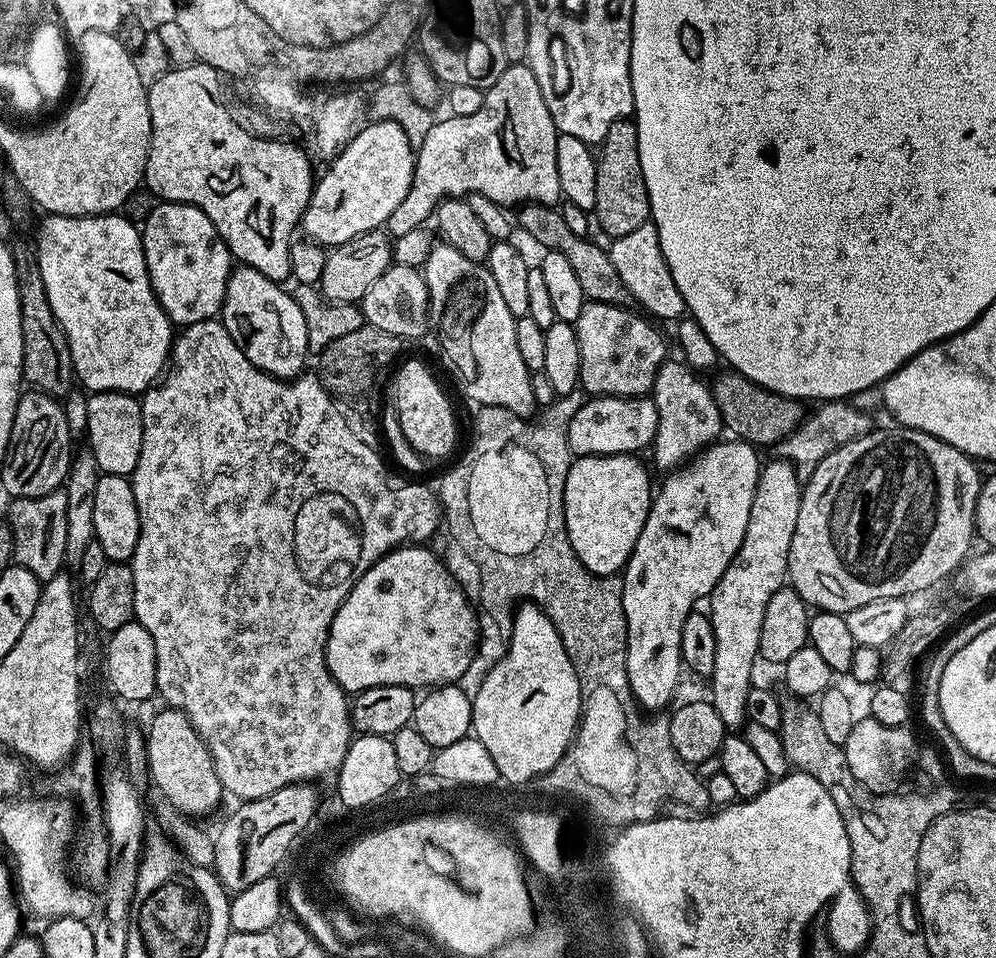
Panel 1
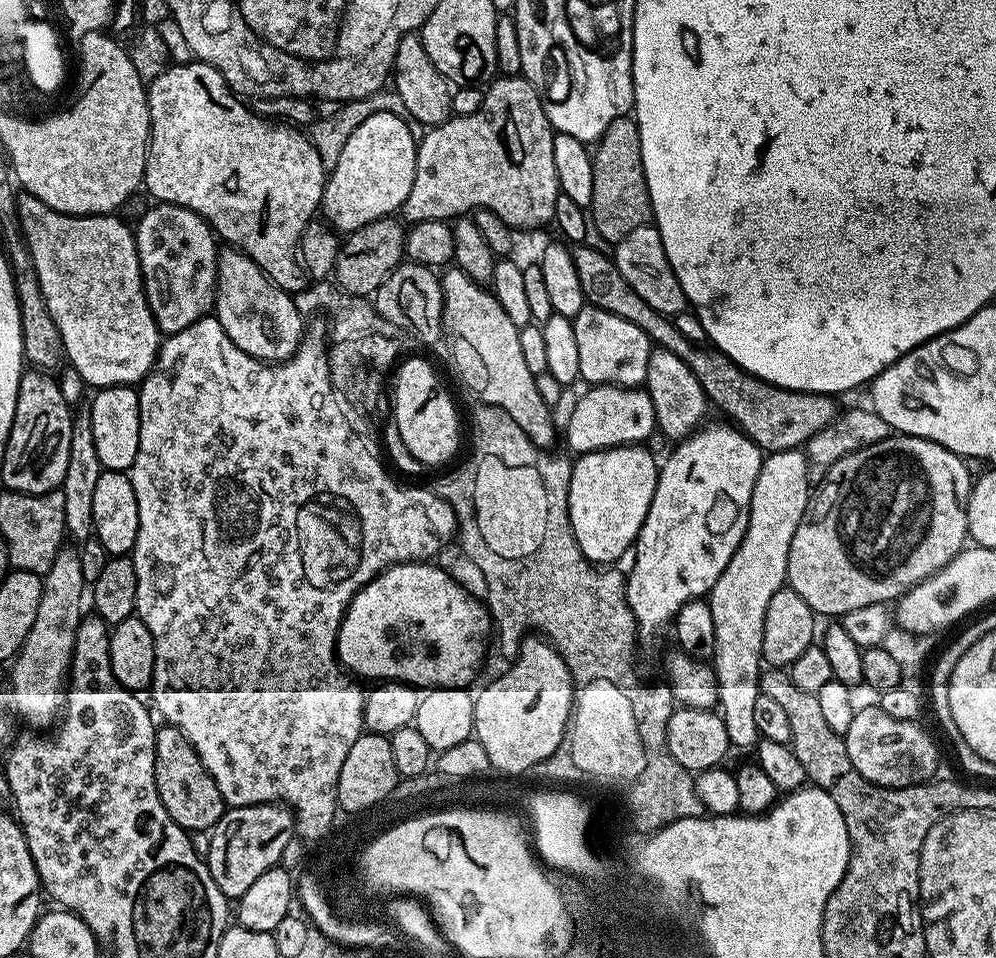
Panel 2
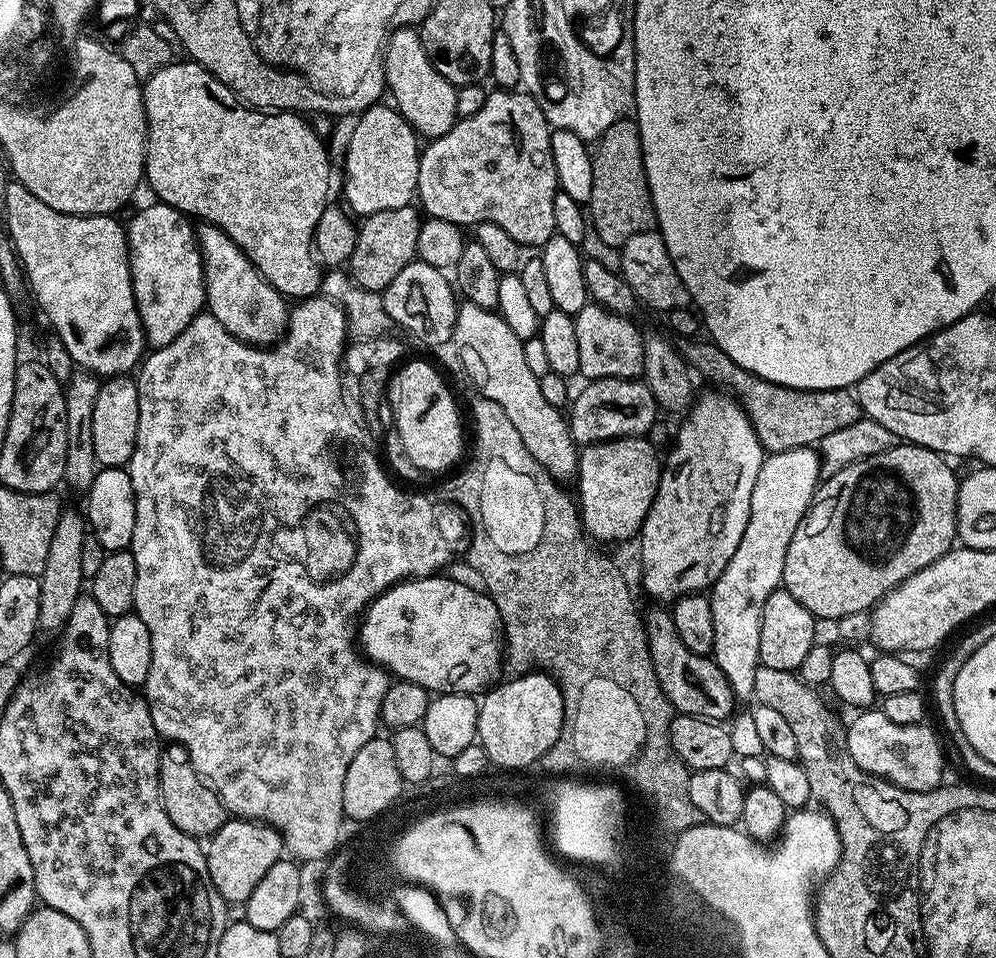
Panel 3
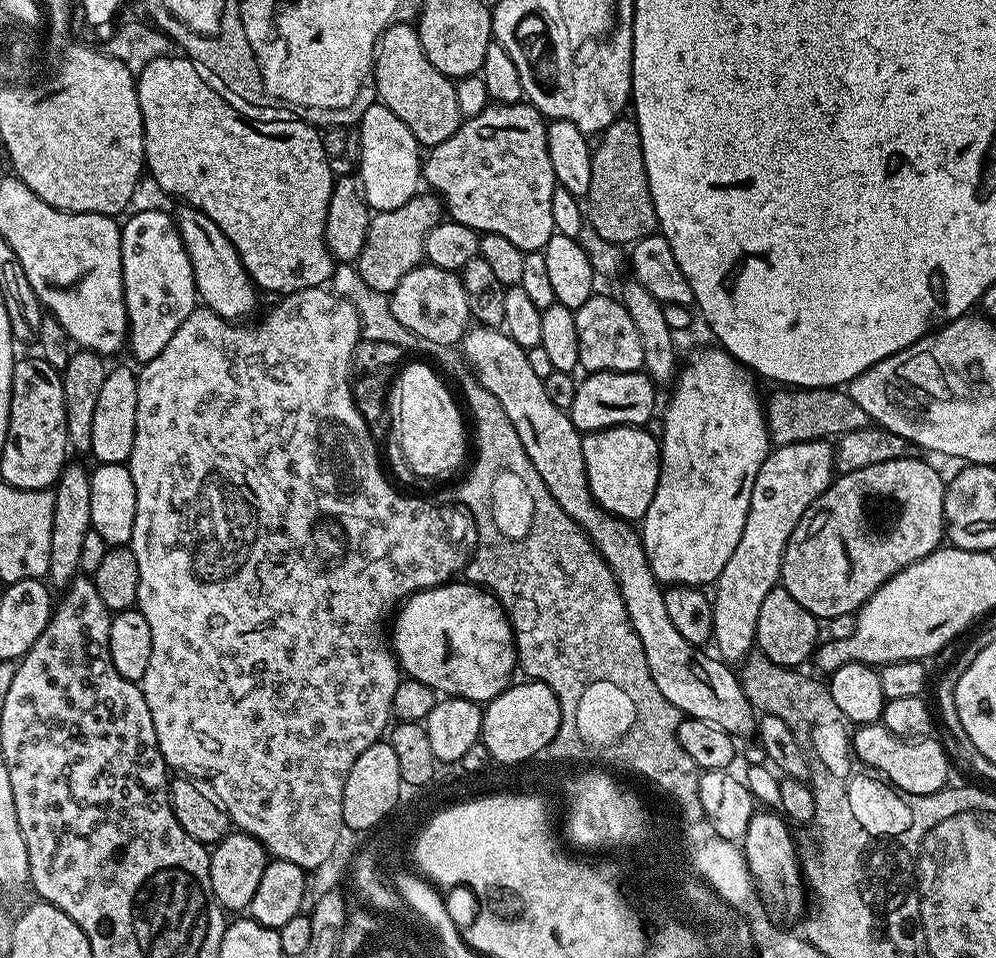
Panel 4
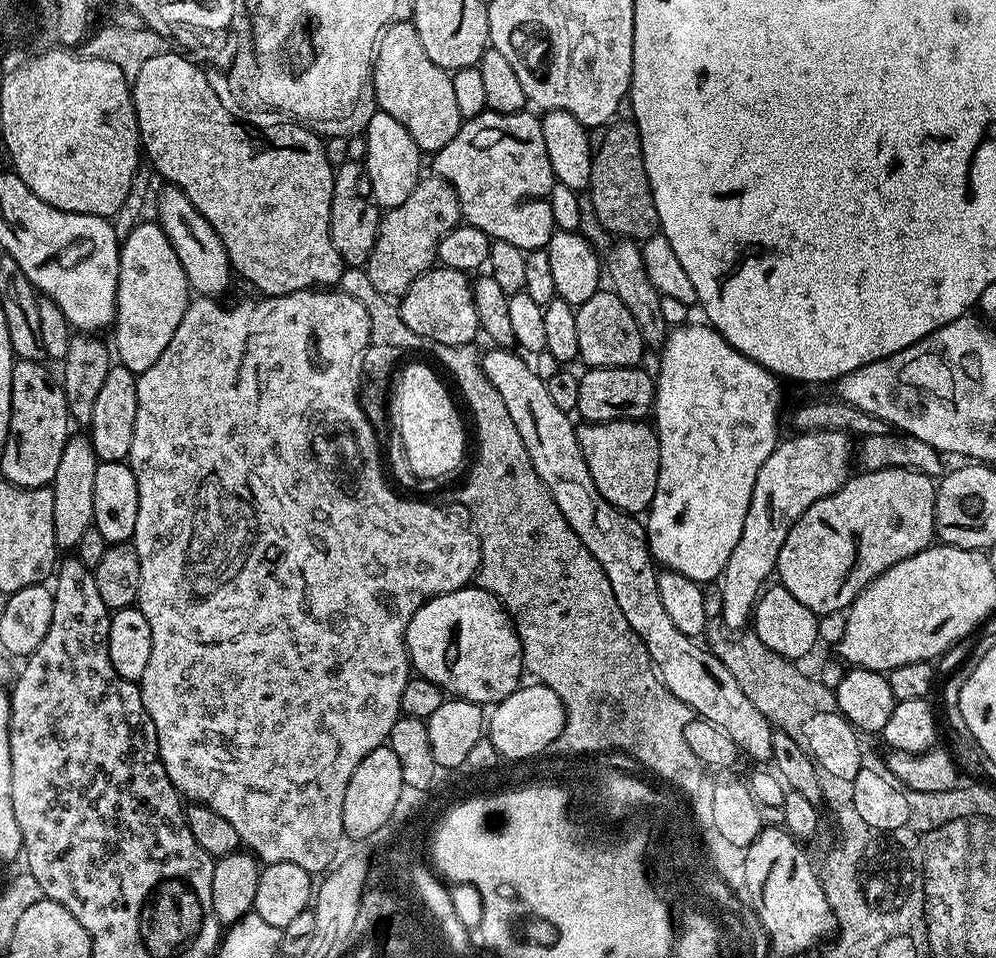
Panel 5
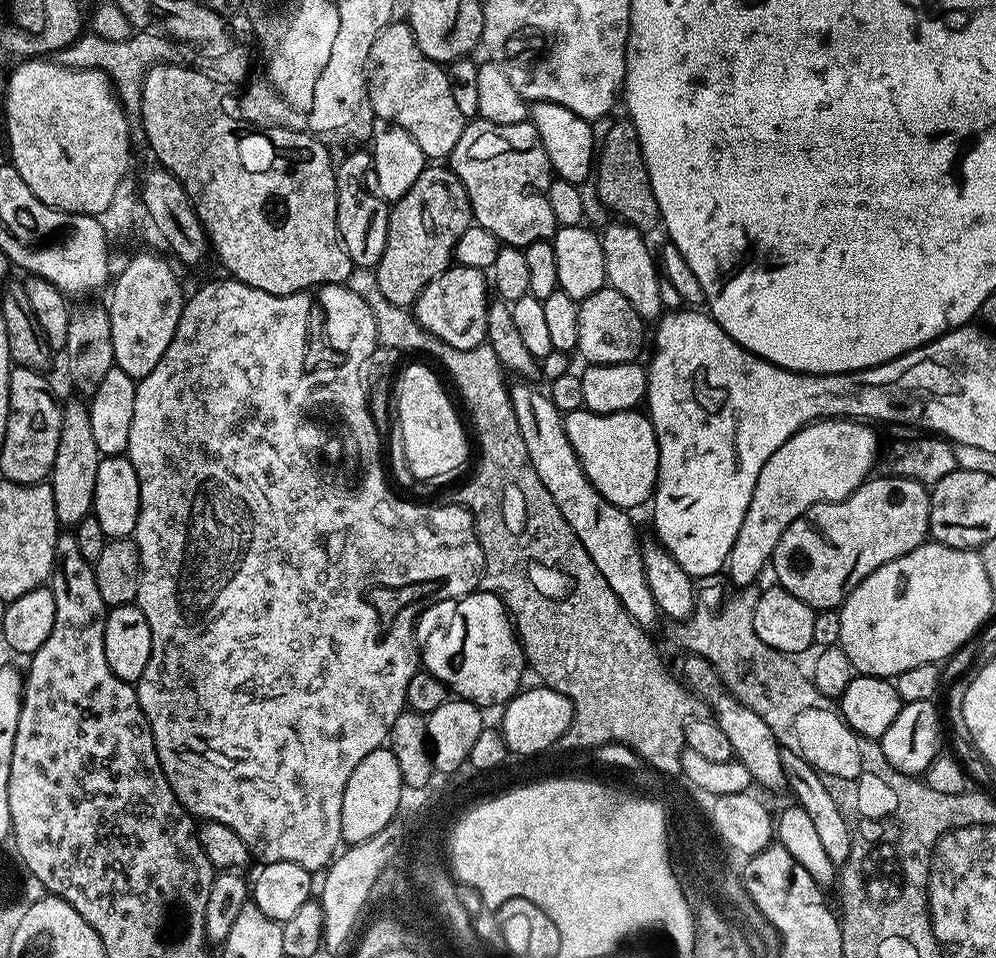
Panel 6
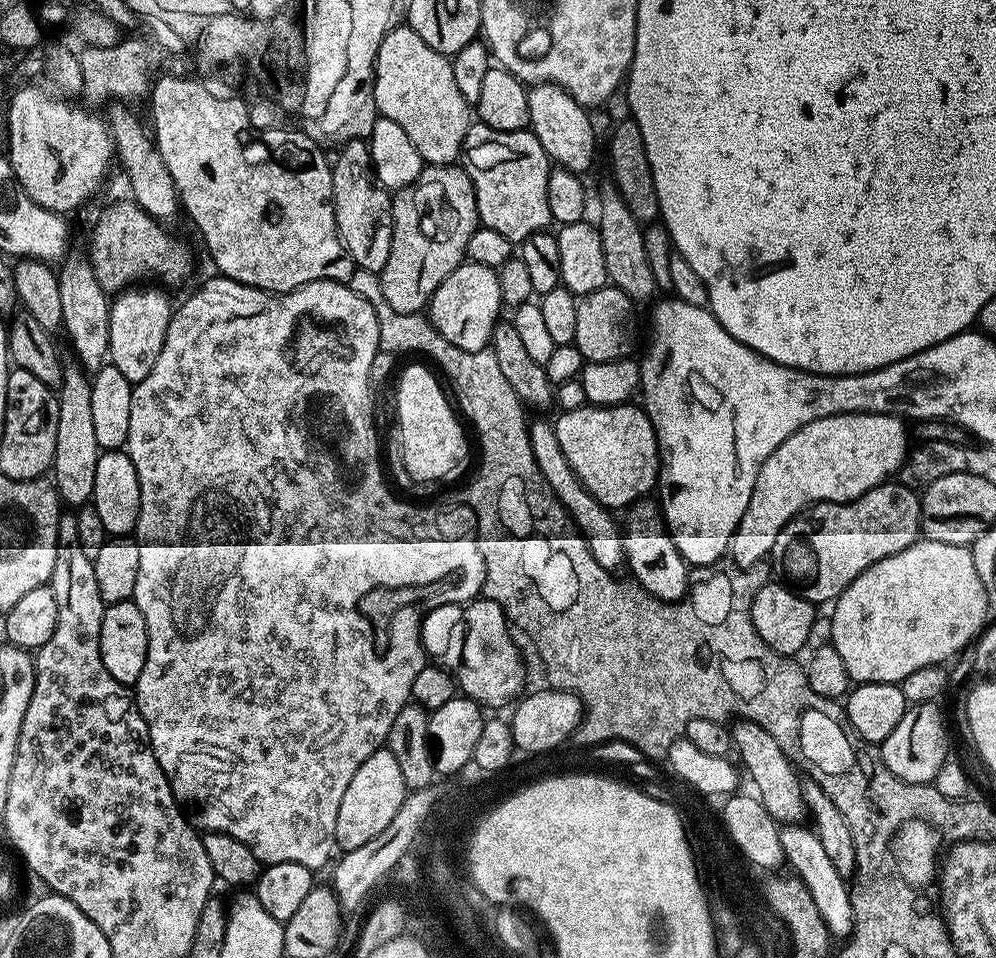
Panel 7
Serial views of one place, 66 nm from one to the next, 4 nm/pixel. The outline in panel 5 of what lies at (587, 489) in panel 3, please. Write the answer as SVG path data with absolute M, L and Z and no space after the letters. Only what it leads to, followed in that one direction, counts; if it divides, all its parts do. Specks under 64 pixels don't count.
M611 420L601 424L584 422L577 427L576 437L578 446L582 446L582 458L586 458L586 466L590 466L590 478L594 478L594 486L598 486L598 494L602 494L606 502L633 514L643 513L652 505L654 490L658 486L660 443L651 423L644 420Z

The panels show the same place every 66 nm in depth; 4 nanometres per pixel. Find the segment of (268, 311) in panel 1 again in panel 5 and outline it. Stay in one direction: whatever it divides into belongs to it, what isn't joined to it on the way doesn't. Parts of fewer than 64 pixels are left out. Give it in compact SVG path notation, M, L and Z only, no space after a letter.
M170 183L163 185L164 189L156 196L156 216L161 230L170 238L170 246L174 246L174 254L178 254L178 262L182 262L182 270L186 270L188 287L197 297L210 296L213 298L223 297L223 292L234 281L232 263L226 254L226 246L222 246L222 238L202 218L202 214L186 198L181 188L176 188Z

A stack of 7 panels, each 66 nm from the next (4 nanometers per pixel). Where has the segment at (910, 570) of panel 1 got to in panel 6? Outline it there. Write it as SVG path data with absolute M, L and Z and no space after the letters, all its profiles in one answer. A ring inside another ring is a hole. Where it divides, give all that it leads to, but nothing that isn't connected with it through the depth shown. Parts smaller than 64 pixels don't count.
M876 474L865 480L854 494L844 500L830 500L823 504L815 504L805 510L778 538L778 546L774 546L774 554L770 561L770 572L776 575L775 583L784 588L794 598L802 598L811 608L817 610L836 610L852 593L854 586L862 582L878 566L886 566L886 562L894 562L894 558L902 558L902 554L910 554L919 544L929 539L928 523L930 522L930 492L927 487L910 478ZM796 556L808 560L799 568Z

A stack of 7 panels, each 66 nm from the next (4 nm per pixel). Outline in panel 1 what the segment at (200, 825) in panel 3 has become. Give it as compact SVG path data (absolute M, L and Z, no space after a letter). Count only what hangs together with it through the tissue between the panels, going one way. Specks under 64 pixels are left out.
M167 706L156 710L152 720L146 724L144 745L148 759L147 775L152 776L153 780L151 783L177 808L181 816L208 816L219 806L220 799L225 799L226 793L216 773L214 758L182 710Z

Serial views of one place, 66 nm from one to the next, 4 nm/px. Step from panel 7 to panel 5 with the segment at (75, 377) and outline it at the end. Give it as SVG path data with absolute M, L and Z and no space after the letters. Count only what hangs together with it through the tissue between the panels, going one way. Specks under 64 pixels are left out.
M74 434L69 437L50 485L54 494L54 538L57 549L75 549L82 540L82 535L93 525L94 479L99 463L92 441L87 435Z

